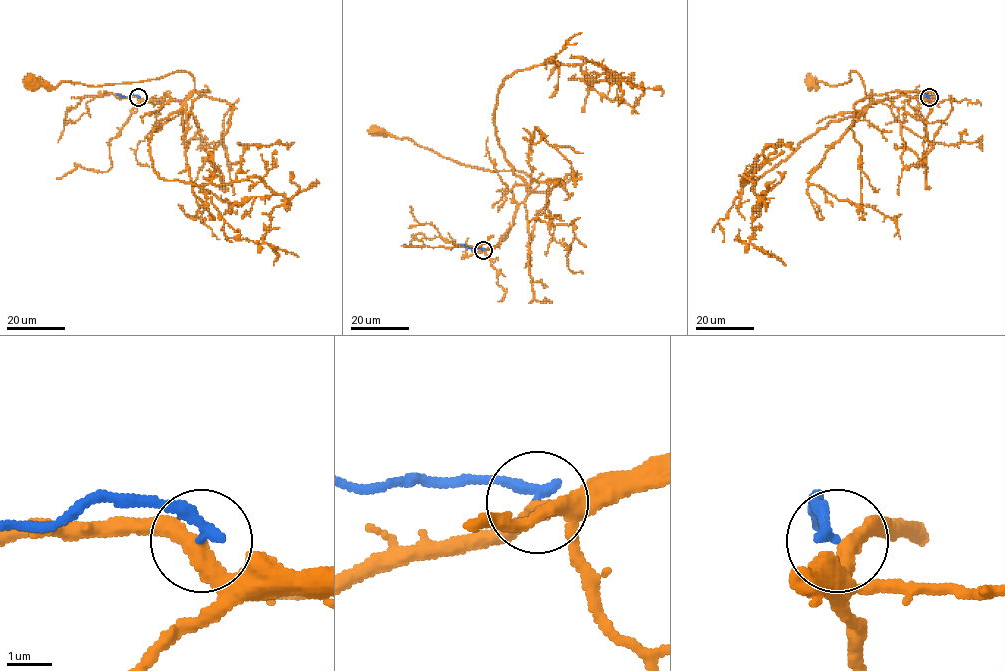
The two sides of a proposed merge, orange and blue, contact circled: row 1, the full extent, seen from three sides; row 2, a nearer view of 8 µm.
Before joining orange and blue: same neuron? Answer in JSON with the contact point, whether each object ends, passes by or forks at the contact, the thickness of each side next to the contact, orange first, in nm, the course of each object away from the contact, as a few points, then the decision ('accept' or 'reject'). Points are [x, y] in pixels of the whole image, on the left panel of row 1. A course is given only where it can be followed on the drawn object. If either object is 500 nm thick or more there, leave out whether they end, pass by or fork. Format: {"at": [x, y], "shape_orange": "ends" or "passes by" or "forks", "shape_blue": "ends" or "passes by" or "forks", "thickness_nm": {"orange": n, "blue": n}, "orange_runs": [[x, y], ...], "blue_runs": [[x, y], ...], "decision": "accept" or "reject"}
{"at": [138, 97], "shape_orange": "passes by", "shape_blue": "ends", "thickness_nm": {"orange": 360, "blue": 280}, "orange_runs": [[138, 98], [159, 100], [167, 95], [185, 101], [194, 79], [180, 70], [96, 86], [32, 82]], "blue_runs": [[138, 98], [117, 94]], "decision": "reject"}

